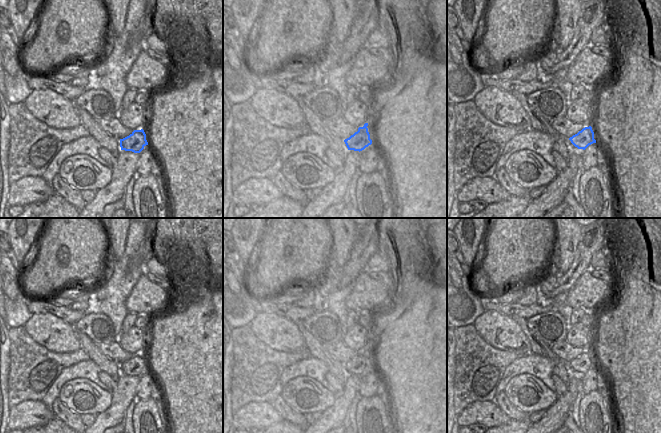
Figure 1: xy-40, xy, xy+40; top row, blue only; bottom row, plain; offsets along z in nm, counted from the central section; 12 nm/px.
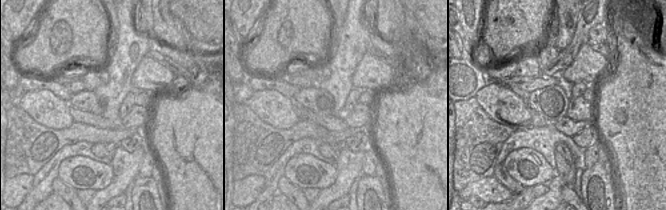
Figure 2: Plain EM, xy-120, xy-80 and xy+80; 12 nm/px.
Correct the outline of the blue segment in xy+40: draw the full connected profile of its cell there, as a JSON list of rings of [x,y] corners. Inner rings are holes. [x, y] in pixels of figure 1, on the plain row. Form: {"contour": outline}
{"contour": [[[591,350],[583,352],[577,358],[570,361],[569,364],[575,371],[583,374],[585,374],[589,369],[596,367]]]}

